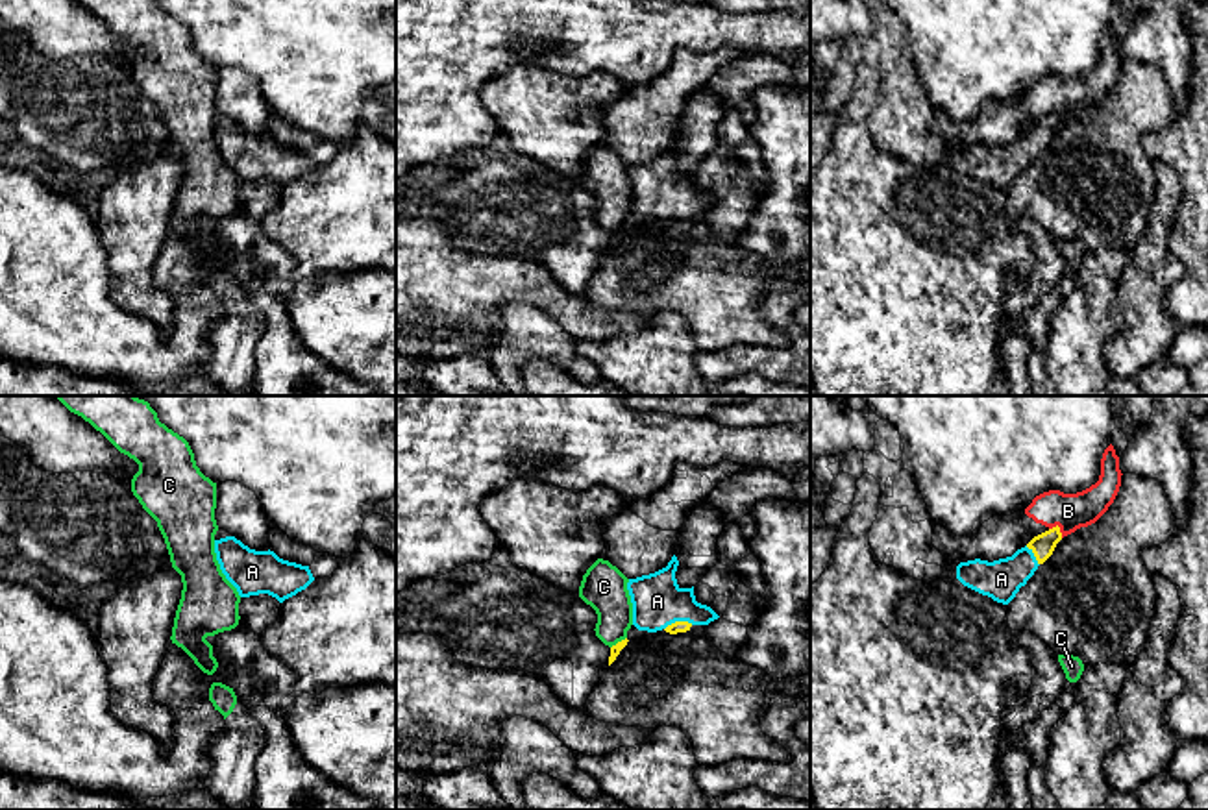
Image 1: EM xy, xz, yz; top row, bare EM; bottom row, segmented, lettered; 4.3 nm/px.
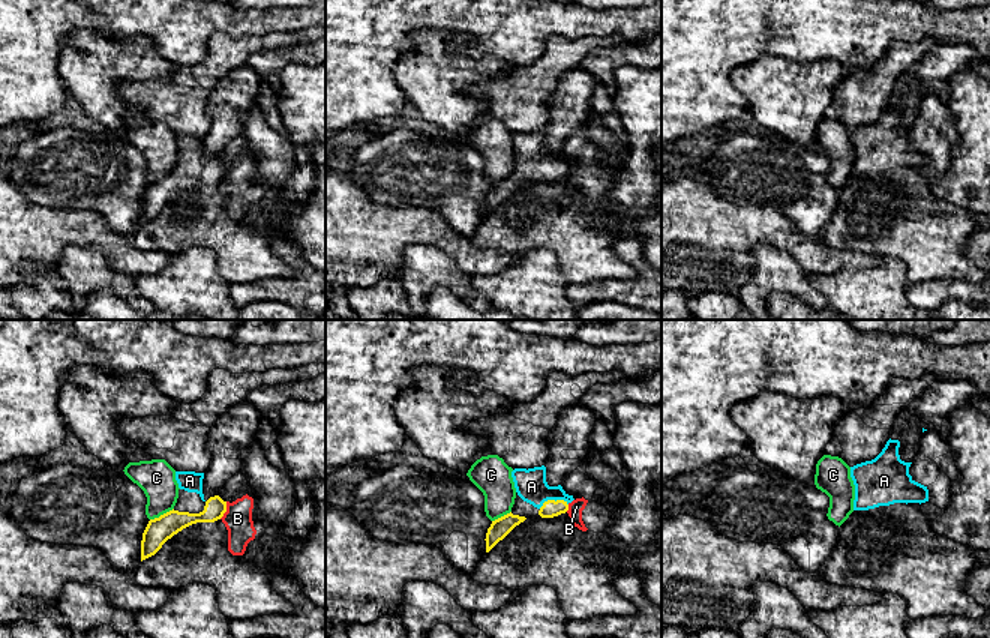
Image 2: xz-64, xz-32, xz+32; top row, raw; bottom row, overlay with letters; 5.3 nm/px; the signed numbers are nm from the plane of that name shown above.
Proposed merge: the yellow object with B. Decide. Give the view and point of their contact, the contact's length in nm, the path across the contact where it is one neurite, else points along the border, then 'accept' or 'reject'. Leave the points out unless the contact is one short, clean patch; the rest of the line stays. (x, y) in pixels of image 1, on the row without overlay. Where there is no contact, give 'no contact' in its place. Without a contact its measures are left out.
meets yellow in yz at (1059, 113); contact 80 nm long; border along yz (1049, 113), (1057, 111), (1062, 122); reject

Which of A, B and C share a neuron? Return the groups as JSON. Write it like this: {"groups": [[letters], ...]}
{"groups": [["A"], ["B"], ["C"]]}

